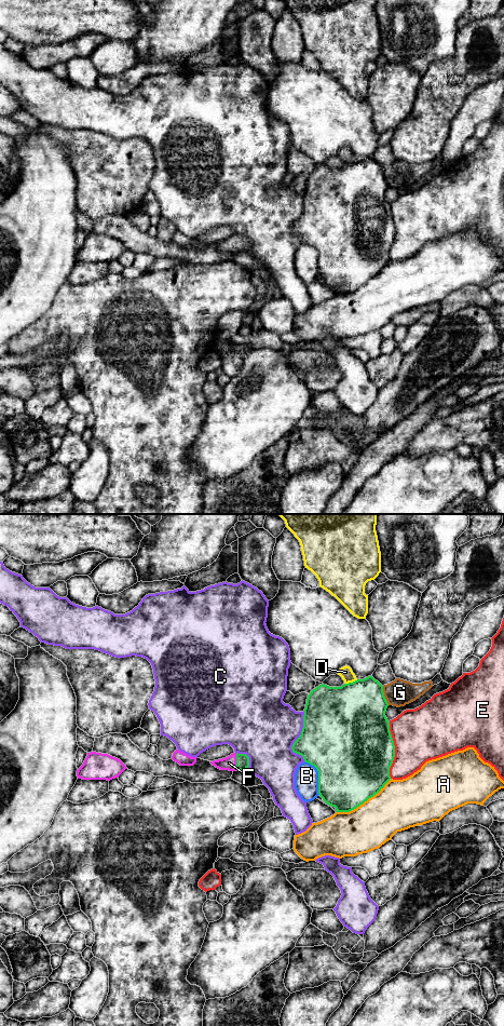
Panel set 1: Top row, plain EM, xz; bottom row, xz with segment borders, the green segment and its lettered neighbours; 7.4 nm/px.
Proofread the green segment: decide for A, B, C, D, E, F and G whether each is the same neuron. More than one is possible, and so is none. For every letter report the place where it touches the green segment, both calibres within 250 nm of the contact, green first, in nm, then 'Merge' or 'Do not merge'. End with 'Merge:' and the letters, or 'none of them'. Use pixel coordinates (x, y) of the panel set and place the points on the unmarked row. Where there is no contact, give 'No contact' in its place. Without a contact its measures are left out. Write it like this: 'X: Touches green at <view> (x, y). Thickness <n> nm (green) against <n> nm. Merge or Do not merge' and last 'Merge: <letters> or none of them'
A: Touches green at xz (364, 283). Thickness 480 nm (green) against 360 nm. Do not merge
B: Touches green at xz (318, 257). Thickness 500 nm (green) against 180 nm. Do not merge
C: Touches green at xz (298, 219). Thickness 480 nm (green) against 460 nm. Do not merge
D: Touches green at xz (351, 164). Thickness 480 nm (green) against 90 nm. Do not merge
E: Touches green at xz (394, 231). Thickness 500 nm (green) against 400 nm. Do not merge
F: Touches green at xz (236, 243). Thickness 100 nm (green) against 100 nm. Merge
G: Touches green at xz (383, 177). Thickness 440 nm (green) against 200 nm. Do not merge
Merge: F

